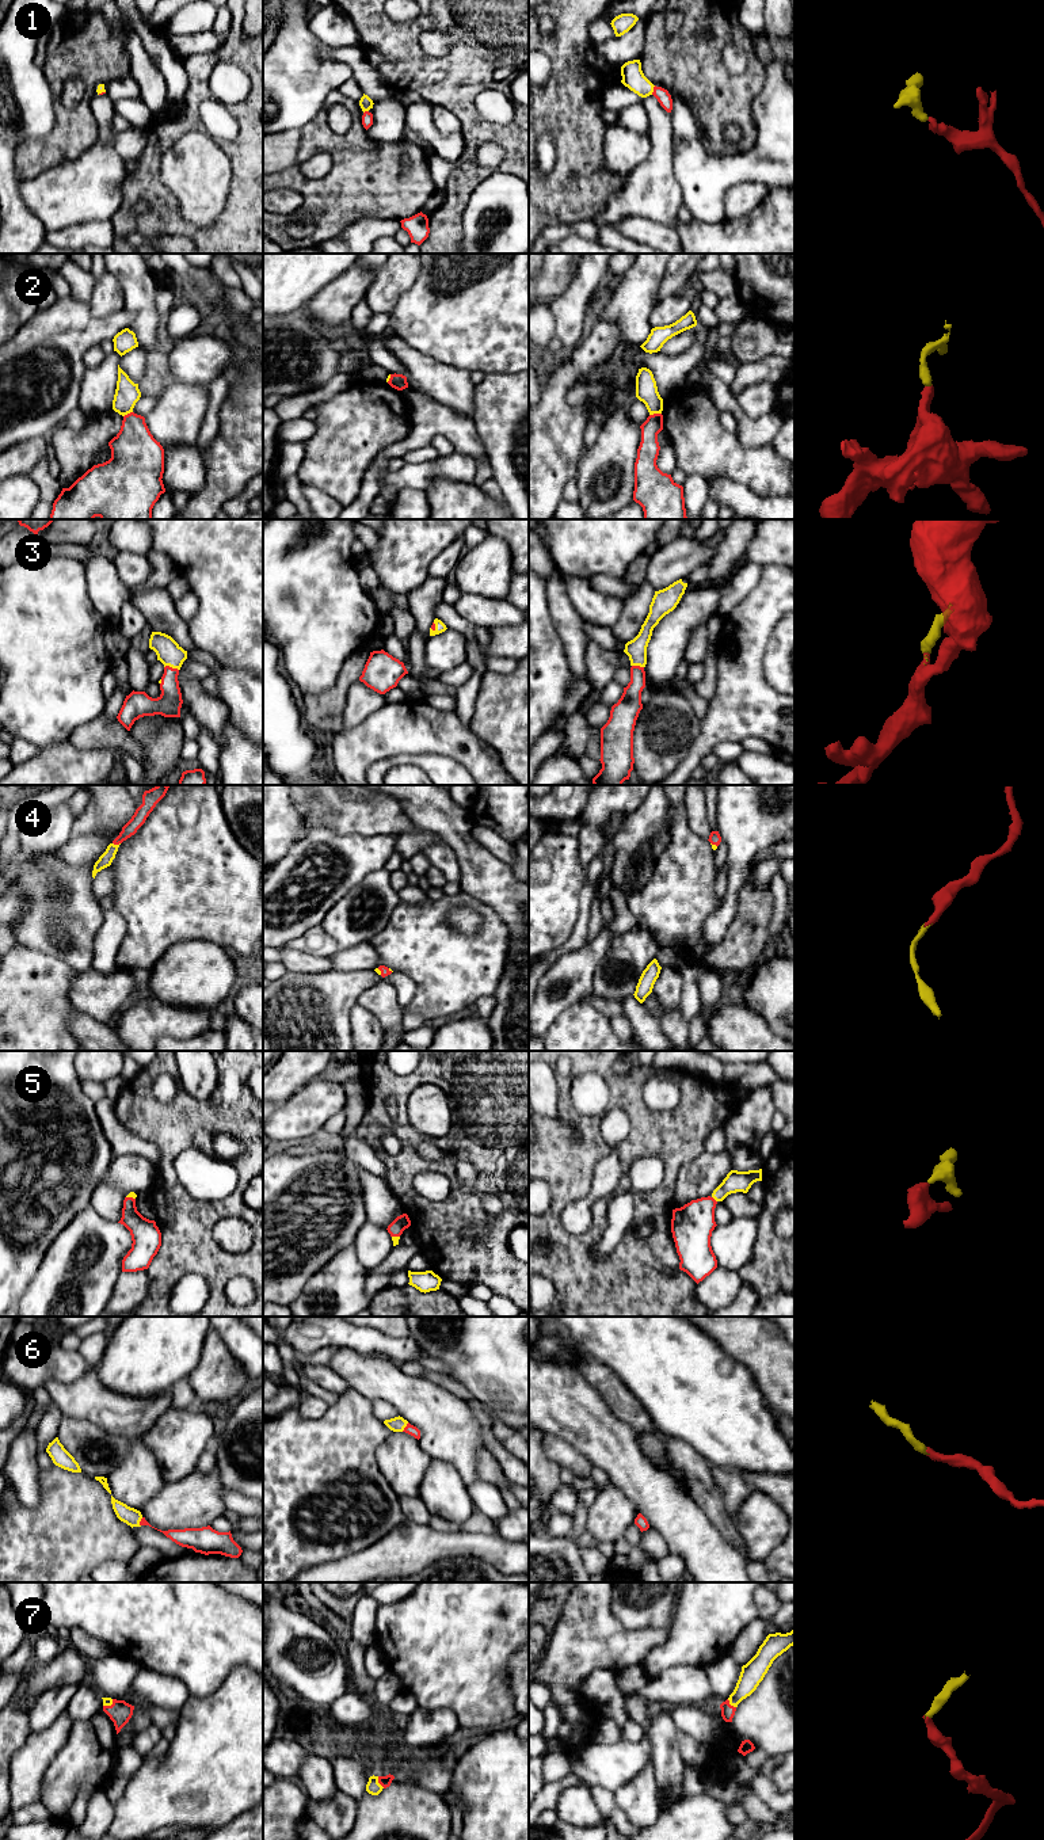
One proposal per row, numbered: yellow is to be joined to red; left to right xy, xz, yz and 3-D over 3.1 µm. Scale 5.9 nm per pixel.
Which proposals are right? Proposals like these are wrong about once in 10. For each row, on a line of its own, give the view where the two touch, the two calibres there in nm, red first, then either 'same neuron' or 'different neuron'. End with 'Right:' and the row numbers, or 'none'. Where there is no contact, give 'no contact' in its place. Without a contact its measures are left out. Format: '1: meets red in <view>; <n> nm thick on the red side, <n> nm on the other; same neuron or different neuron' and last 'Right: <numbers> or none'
1: meets red in yz; 80 nm thick on the red side, 130 nm on the other; same neuron
2: meets red in yz; 130 nm thick on the red side, 130 nm on the other; different neuron
3: meets red in xy; 150 nm thick on the red side, 150 nm on the other; same neuron
4: meets red in xy; 80 nm thick on the red side, 80 nm on the other; same neuron
5: meets red in yz; 260 nm thick on the red side, 130 nm on the other; same neuron
6: meets red in xz; 60 nm thick on the red side, 90 nm on the other; same neuron
7: meets red in xz; 70 nm thick on the red side, 90 nm on the other; same neuron
Right: 1, 3, 4, 5, 6, 7

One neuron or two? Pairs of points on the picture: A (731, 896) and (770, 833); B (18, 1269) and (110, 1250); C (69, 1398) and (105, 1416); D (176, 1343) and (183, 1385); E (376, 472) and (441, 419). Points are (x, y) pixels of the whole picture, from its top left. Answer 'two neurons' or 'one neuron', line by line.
A: one neuron
B: two neurons
C: one neuron
D: two neurons
E: one neuron

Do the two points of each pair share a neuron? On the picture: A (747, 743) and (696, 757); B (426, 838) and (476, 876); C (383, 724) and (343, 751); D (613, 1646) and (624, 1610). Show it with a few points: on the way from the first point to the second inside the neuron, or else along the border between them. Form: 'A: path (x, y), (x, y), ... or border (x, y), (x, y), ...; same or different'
A: border (739, 742), (746, 738), (761, 738), (772, 747); different
B: border (418, 827), (431, 830), (444, 840); different
C: path (373, 734), (353, 751); same
D: border (610, 1596), (610, 1611), (627, 1629), (651, 1629); different

